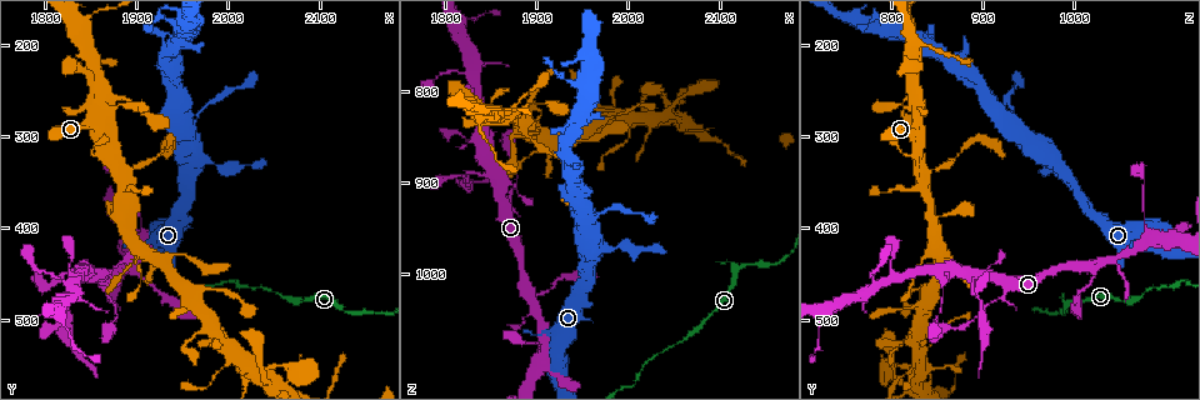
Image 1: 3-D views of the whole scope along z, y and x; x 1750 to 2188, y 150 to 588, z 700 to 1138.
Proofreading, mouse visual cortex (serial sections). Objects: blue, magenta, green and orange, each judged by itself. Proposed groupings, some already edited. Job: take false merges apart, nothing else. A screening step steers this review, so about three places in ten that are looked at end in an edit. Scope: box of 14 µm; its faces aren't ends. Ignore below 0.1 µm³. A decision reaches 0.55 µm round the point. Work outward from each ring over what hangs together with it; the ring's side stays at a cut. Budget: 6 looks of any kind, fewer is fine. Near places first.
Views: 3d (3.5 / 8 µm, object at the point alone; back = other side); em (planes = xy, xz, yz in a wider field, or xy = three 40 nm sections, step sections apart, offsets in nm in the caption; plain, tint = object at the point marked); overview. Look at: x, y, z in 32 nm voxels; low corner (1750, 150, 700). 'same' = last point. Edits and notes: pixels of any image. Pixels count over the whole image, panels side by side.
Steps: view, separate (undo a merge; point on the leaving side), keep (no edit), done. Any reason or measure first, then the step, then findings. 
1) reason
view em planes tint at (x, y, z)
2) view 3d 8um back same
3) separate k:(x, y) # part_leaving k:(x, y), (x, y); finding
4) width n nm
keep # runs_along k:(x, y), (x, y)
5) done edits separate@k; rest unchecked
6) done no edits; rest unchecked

two arms in line, one across
view 3d 3.5um at (1825, 460, 890)

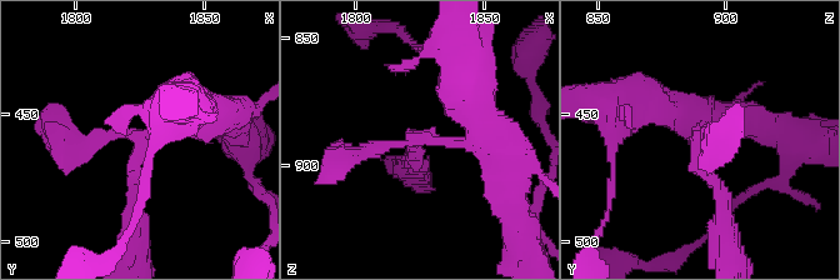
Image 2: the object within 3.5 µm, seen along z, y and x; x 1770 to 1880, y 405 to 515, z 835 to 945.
arms 3; arm_widths 150, 200, 350 nm
view em xy step 3 tint at (1827, 460, 889)

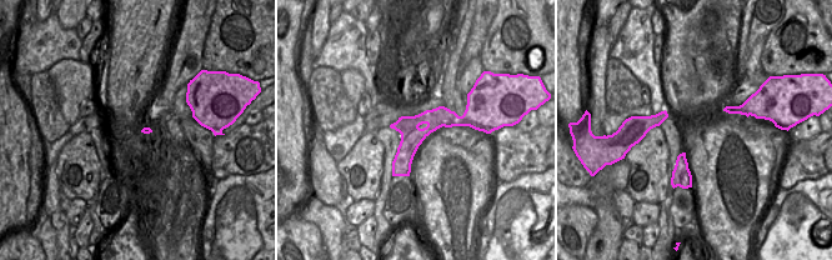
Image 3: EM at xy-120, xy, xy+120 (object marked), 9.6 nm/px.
keep # runs_along 3:(470, 123), (432, 120), (395, 173); continuous, no second cell

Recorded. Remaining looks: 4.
view 3d 3.5um at (1890, 340, 835)

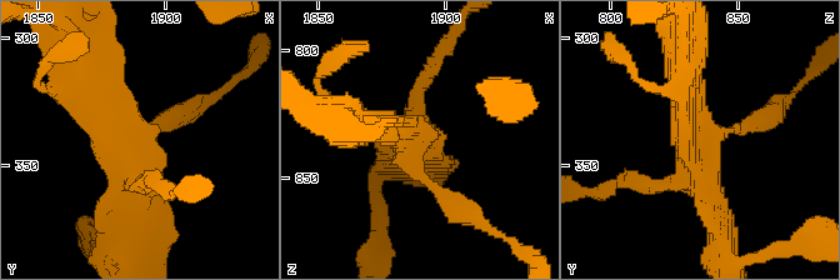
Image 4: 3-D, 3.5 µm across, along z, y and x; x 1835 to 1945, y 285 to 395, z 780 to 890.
shape alone is not enough
view em xy step 1 tint at (1889, 339, 834)

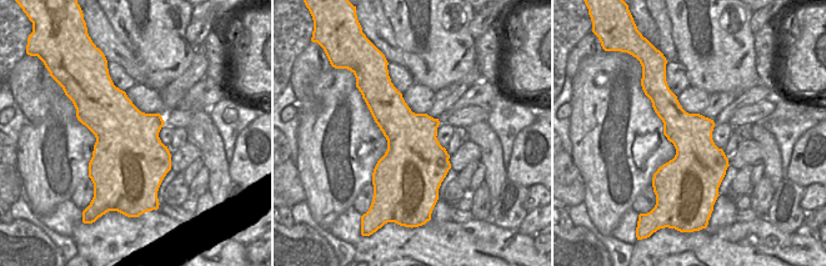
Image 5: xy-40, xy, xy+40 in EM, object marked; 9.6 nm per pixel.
view em planes tint same

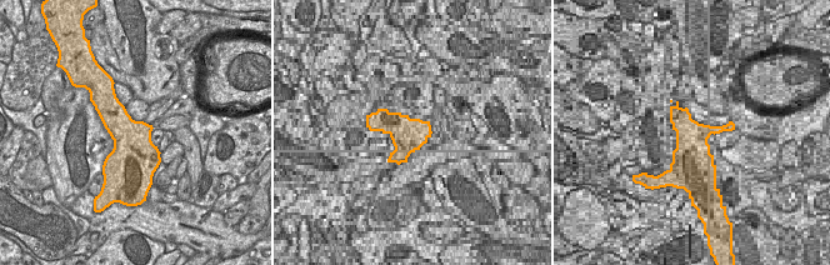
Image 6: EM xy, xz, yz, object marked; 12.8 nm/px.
keep # runs_along 4:(86, 74), (140, 150), (133, 220); continuous, no second cell

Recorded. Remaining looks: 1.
small branch off a trunk
view 3d 3.5um at (2030, 555, 830)

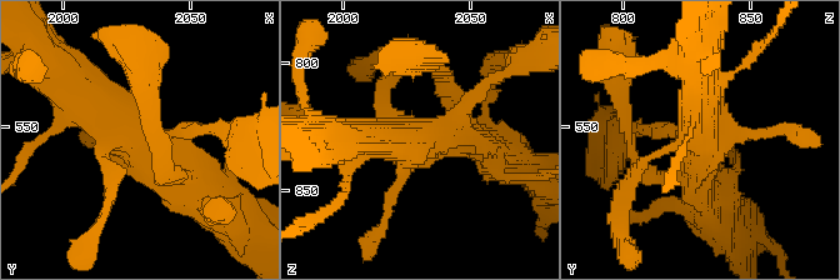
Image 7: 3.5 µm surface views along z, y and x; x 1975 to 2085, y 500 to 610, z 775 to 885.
keep # runs_along 7:(74, 91), (161, 169), (204, 199); continuous, no second cell

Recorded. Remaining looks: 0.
done no edits; rest unchecked

